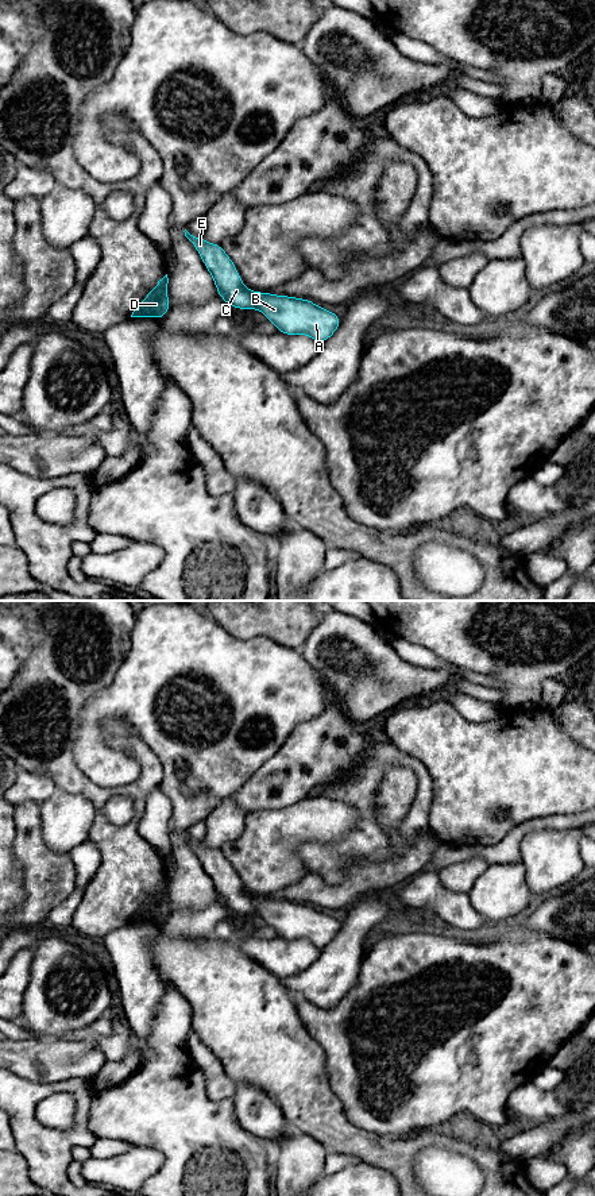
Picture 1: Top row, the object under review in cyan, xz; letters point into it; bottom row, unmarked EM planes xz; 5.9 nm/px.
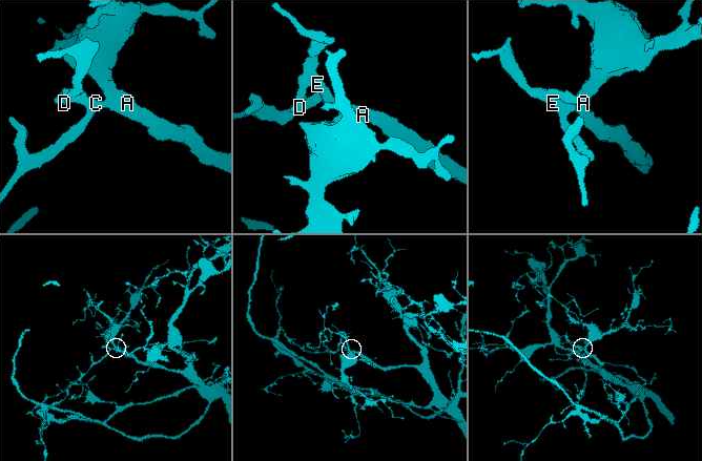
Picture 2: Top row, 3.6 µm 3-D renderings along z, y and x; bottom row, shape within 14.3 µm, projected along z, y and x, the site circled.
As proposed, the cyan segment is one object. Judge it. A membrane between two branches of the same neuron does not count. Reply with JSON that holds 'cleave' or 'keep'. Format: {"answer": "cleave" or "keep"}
{"answer": "keep"}

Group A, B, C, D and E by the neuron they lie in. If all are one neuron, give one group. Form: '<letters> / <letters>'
A B C D E

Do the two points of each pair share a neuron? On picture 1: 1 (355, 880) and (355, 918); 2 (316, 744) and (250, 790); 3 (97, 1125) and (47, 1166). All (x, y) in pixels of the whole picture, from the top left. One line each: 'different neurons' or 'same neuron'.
1: different neurons
2: same neuron
3: different neurons

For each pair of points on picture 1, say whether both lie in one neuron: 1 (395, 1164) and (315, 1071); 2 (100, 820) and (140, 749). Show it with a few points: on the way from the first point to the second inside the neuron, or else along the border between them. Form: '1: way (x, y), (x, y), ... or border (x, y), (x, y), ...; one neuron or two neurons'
1: way (367, 1146), (355, 1142), (315, 1099); one neuron
2: way (104, 797), (131, 790), (143, 772); one neuron

